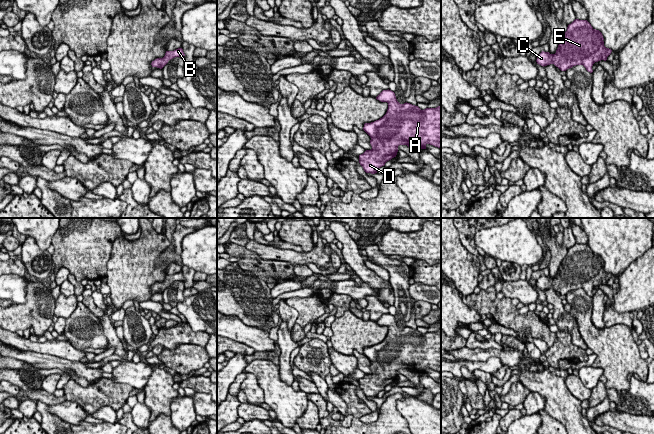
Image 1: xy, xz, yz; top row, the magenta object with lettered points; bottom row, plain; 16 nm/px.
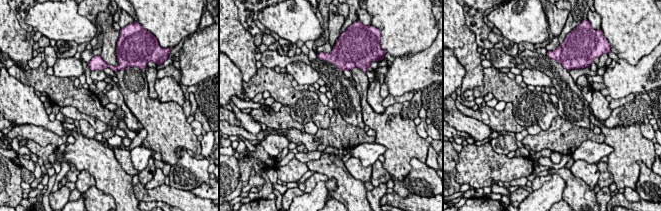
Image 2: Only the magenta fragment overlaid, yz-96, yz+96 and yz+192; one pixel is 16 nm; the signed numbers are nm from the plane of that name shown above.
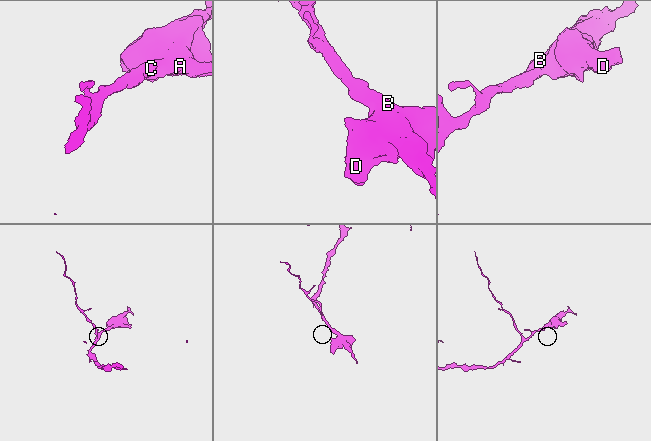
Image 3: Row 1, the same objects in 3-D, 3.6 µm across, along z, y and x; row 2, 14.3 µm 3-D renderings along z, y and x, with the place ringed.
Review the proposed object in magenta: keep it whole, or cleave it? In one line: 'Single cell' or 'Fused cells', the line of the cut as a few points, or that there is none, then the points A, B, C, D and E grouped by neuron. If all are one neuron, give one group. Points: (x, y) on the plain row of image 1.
Single cell. No split. Groups: A B C D E

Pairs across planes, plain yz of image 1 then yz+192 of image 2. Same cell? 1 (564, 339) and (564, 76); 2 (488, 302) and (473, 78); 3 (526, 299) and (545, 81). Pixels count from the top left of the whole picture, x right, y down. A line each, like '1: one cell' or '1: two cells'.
1: two cells
2: two cells
3: one cell

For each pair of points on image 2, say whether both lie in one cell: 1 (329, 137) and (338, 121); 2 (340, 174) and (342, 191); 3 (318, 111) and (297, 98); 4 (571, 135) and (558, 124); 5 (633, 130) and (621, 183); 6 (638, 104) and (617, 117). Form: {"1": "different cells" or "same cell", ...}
{"1": "same cell", "2": "same cell", "3": "same cell", "4": "same cell", "5": "same cell", "6": "same cell"}

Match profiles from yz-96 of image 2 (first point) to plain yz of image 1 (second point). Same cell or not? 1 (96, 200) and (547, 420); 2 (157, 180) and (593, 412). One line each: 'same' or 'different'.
1: same
2: same

